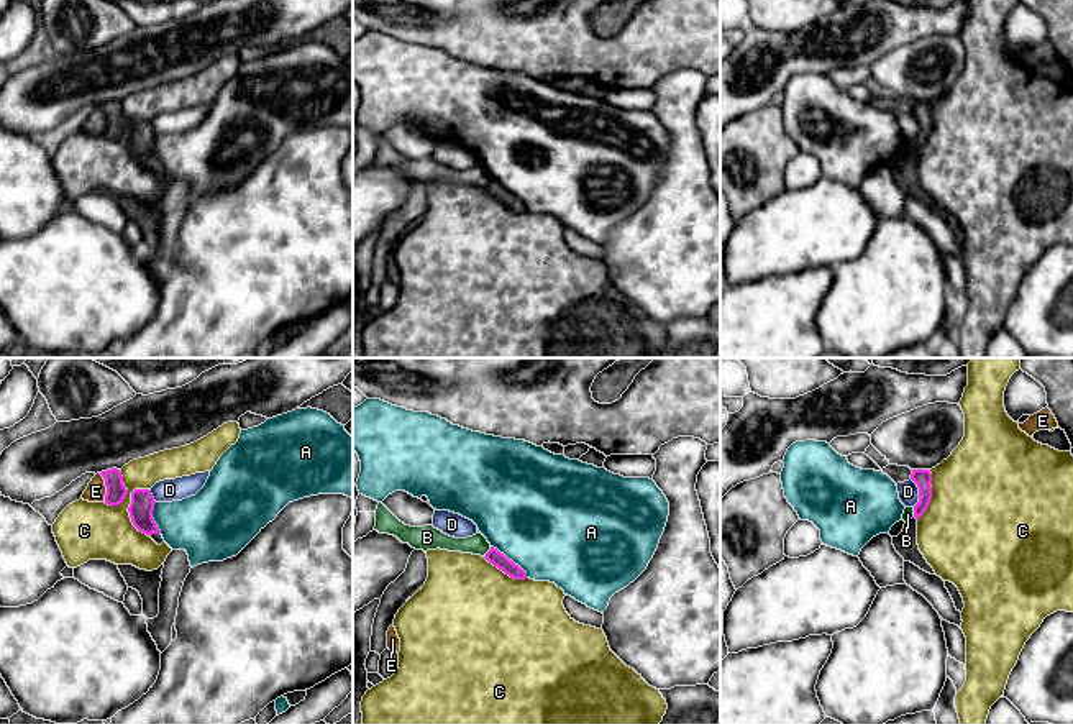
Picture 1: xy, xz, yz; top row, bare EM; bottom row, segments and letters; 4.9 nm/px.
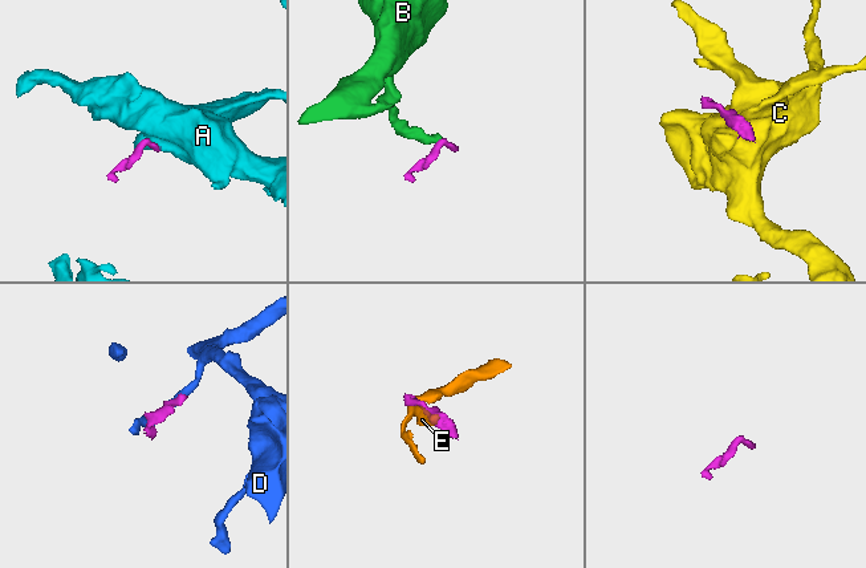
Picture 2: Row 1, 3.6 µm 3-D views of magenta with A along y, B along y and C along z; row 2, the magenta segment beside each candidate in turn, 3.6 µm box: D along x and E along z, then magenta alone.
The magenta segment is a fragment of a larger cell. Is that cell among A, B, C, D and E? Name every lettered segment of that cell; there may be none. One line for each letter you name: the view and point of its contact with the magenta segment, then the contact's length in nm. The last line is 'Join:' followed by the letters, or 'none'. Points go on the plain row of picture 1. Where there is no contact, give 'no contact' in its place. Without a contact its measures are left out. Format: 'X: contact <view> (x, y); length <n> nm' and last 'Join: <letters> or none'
Join: none

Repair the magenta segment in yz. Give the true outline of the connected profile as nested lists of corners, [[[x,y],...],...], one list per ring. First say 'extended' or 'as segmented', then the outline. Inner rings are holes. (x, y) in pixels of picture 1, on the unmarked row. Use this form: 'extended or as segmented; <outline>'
as segmented; [[[912,102],[911,112],[919,120],[919,135],[914,138],[914,149],[919,149],[927,143],[932,131],[932,105],[929,102]]]

